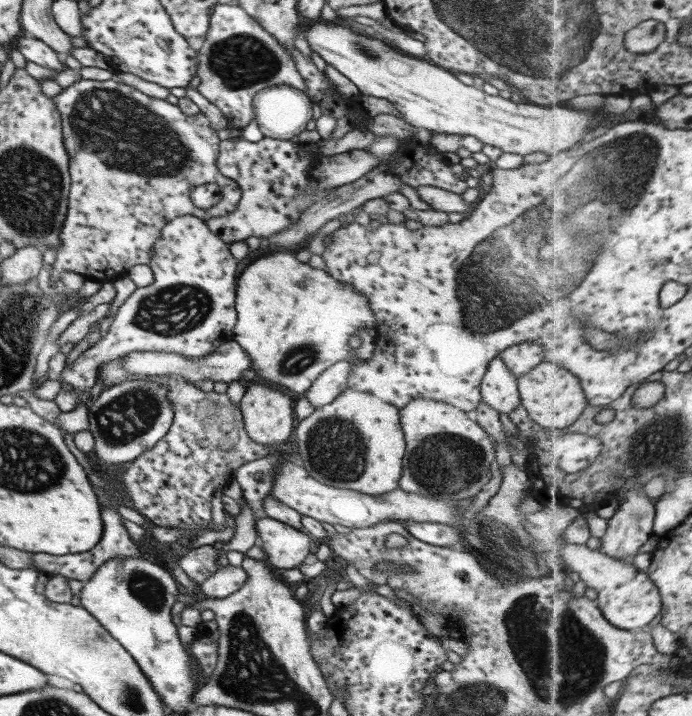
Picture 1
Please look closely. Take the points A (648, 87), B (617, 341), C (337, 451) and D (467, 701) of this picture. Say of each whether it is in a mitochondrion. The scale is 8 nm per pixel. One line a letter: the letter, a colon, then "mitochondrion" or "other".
A: other
B: mitochondrion
C: mitochondrion
D: mitochondrion

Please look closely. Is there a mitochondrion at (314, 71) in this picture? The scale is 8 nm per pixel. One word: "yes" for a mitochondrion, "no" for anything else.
no

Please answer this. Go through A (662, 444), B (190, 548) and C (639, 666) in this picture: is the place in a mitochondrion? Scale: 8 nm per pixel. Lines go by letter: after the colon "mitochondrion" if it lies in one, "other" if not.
A: mitochondrion
B: other
C: other

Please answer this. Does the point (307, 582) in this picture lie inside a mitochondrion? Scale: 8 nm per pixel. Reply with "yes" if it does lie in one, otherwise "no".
no

